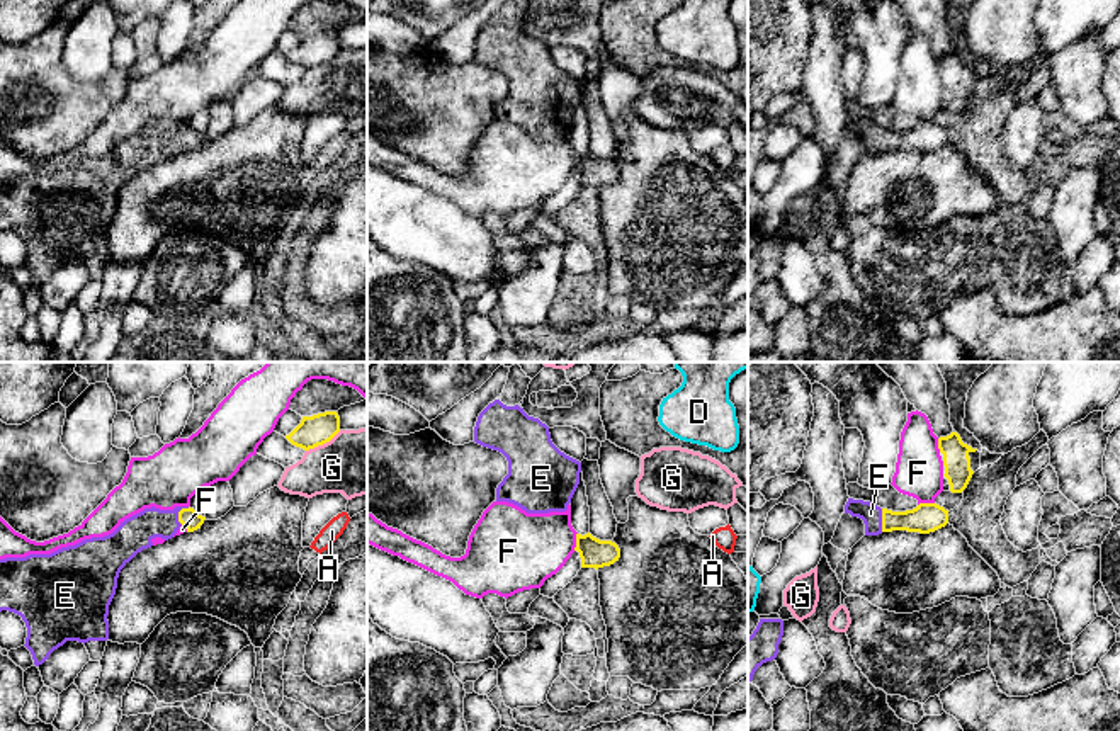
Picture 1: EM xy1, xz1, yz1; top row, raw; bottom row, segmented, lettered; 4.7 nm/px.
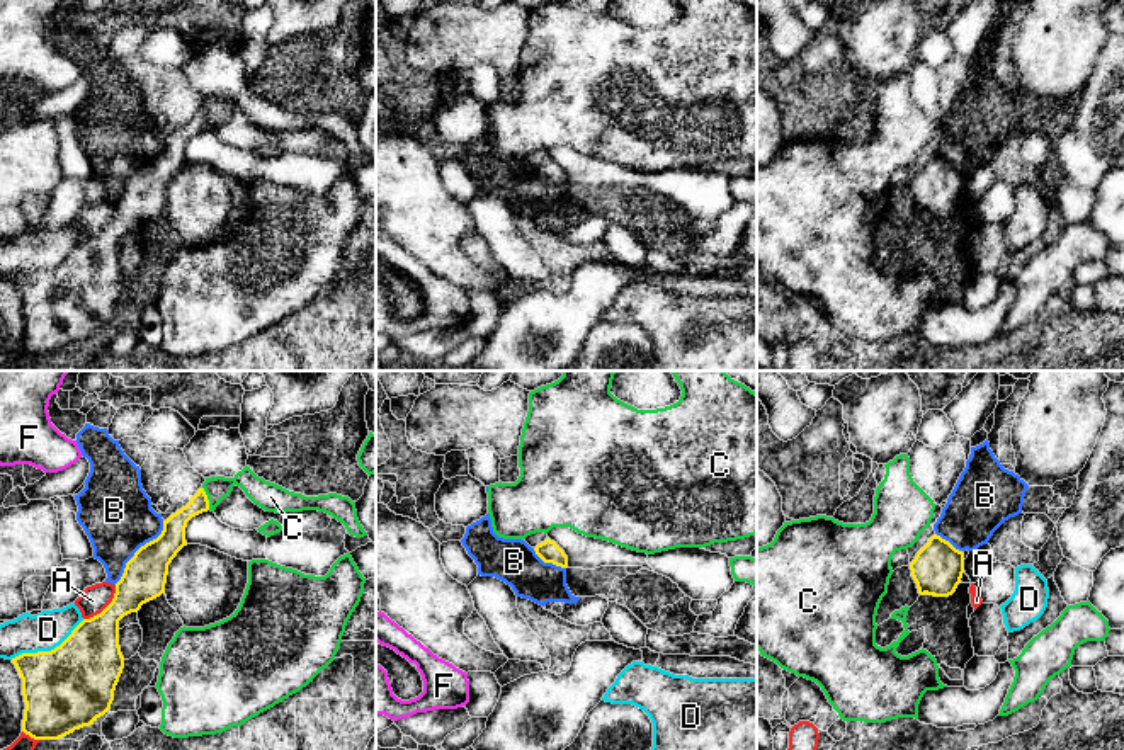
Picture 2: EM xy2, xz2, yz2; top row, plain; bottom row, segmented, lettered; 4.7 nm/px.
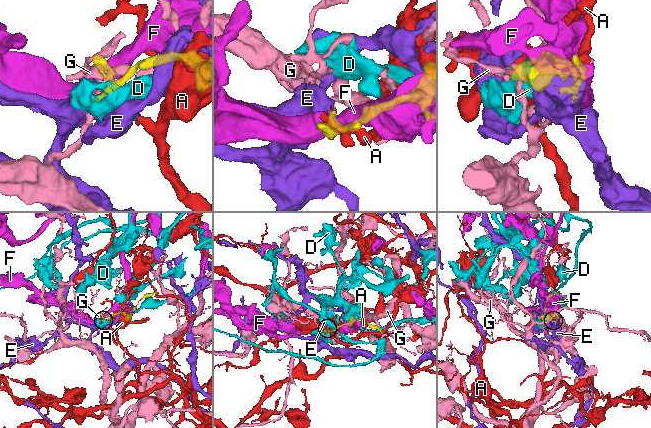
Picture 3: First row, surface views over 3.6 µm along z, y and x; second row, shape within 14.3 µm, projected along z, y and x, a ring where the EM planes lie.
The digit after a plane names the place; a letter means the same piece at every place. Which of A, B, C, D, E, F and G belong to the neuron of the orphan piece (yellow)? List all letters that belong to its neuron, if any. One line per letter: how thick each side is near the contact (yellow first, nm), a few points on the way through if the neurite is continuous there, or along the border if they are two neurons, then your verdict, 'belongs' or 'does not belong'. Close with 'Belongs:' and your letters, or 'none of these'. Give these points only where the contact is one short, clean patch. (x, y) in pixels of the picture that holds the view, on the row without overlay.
A: calibres 300 and 140 nm; does not belong
B: calibres 200 and 340 nm; does not belong
C: calibres 120 and 110 nm; border xy2 (203, 106), (210, 128); does not belong
D: calibres 400 and 180 nm; does not belong
E: calibres 90 and 160 nm; belongs
F: calibres 140 and 340 nm; does not belong
G: calibres 150 and 320 nm; does not belong
Belongs: E

